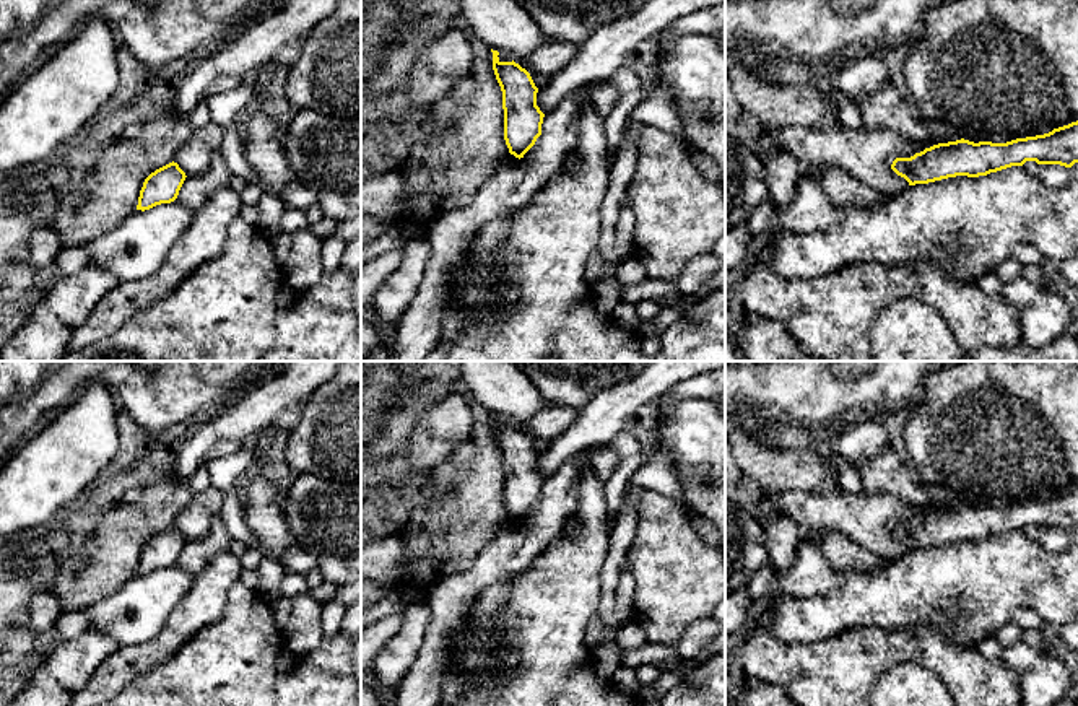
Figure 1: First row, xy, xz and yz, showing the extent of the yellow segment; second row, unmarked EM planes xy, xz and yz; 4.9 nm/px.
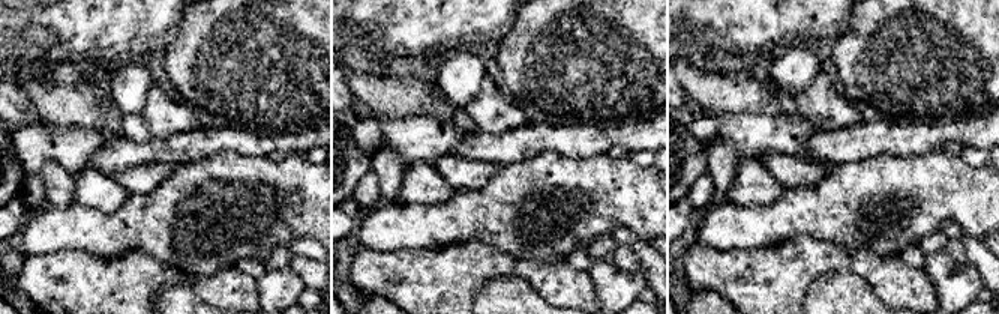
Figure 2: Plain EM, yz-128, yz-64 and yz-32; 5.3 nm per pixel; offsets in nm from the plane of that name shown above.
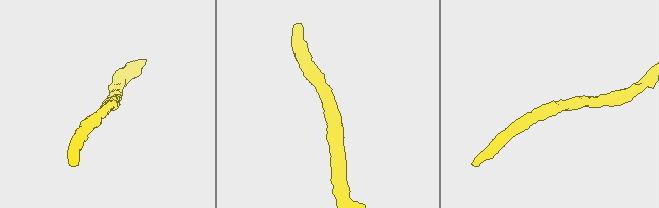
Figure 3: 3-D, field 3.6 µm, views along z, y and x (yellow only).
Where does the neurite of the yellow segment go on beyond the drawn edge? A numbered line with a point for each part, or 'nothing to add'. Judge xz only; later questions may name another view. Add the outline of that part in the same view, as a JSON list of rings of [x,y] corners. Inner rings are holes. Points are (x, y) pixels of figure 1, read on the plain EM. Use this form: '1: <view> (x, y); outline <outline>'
nothing to add

